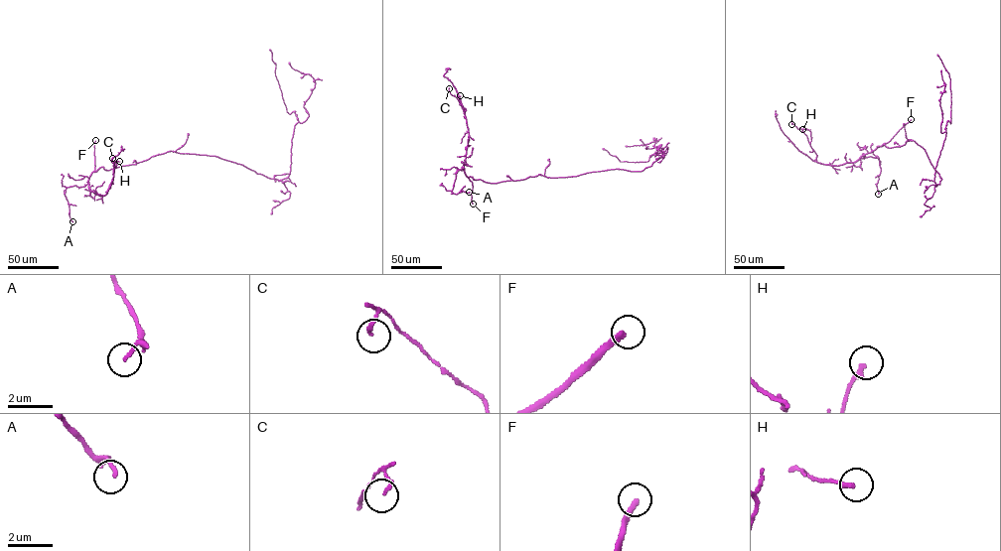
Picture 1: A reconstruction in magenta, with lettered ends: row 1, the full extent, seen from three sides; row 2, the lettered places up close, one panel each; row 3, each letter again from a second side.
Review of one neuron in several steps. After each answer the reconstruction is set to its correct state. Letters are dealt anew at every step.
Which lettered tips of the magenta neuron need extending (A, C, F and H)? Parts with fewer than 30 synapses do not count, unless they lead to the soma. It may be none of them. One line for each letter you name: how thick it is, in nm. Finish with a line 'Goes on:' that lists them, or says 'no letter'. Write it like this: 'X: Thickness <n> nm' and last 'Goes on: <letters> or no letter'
F: Thickness 280 nm
Goes on: F

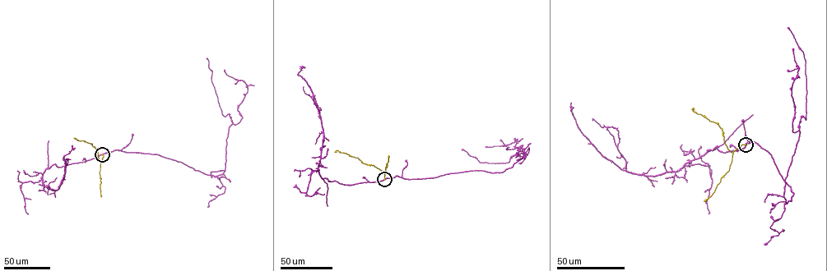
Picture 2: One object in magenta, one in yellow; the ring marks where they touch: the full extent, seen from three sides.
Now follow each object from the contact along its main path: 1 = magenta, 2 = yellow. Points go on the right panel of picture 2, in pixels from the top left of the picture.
1: (745, 144), (771, 154), (792, 200), (783, 195), (785, 178), (806, 119), (806, 82), (803, 52), (787, 27)
2: (745, 144), (731, 152), (724, 141), (719, 126), (697, 113), (693, 107)

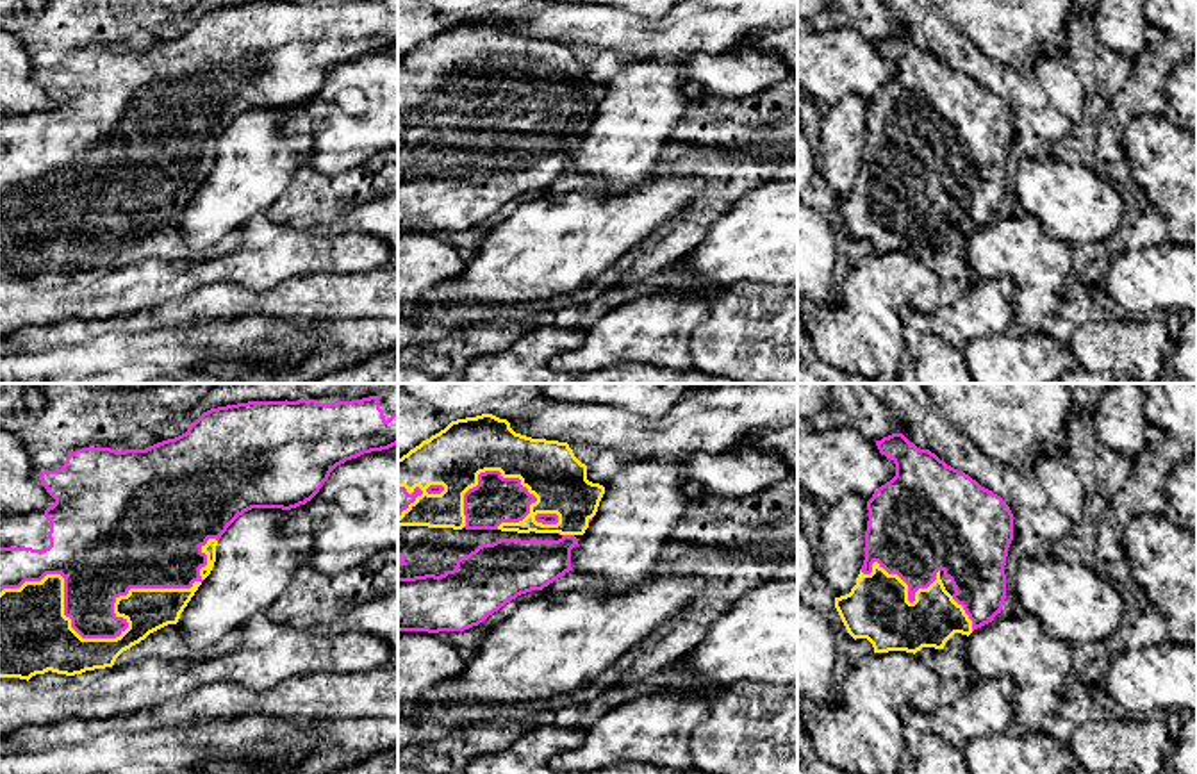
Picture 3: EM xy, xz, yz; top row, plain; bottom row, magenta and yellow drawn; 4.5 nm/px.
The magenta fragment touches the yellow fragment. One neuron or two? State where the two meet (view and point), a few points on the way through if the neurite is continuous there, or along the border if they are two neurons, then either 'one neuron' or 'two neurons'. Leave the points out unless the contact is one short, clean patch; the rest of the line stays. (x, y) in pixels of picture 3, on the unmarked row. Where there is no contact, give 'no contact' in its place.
meets magenta in xy at (123, 230); one neuron

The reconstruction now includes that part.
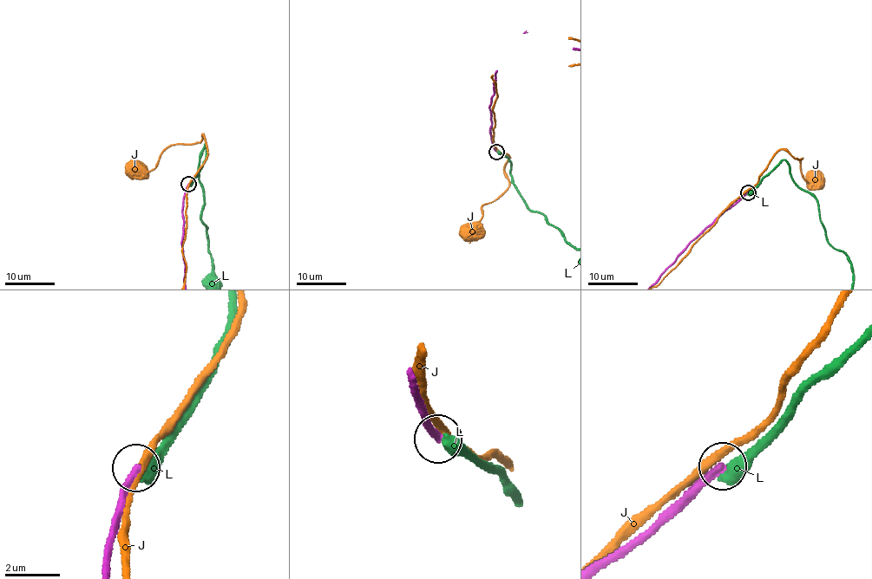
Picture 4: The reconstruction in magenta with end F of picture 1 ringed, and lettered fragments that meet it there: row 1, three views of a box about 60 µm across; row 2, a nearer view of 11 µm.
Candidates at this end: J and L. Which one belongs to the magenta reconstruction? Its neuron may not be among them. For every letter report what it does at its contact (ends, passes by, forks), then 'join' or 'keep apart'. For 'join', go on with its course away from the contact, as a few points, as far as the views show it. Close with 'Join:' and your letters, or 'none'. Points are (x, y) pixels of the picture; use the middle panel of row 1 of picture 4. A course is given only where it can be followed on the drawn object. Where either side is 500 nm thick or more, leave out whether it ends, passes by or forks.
J: it passes by; keep apart
L: keep apart
Join: none

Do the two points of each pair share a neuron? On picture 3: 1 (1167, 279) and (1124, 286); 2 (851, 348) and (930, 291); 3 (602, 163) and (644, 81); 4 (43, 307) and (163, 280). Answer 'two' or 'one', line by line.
1: one
2: one
3: one
4: one

